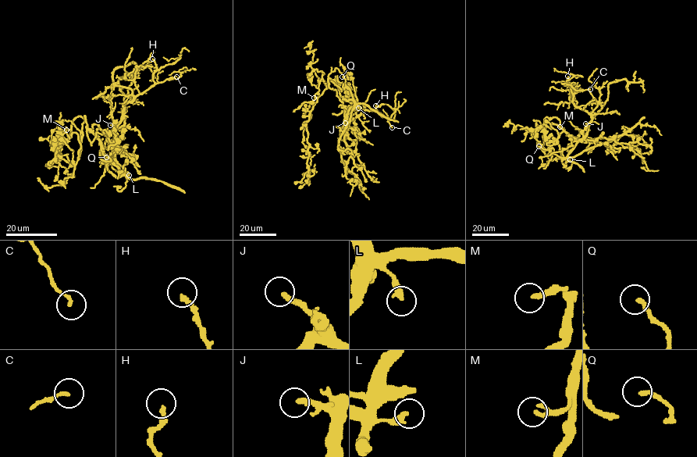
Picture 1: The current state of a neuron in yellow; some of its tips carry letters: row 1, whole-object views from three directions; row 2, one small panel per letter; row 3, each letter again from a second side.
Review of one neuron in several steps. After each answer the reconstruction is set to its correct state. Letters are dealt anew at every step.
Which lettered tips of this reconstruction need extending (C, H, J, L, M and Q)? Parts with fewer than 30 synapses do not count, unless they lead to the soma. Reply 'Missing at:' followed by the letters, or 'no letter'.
Missing at: J, M, Q

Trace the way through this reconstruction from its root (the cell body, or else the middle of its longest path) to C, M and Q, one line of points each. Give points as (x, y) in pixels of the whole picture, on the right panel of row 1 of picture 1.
C: (552, 123), (556, 124), (573, 137), (581, 139), (587, 133), (592, 117), (574, 104), (573, 95), (590, 89)
M: (552, 123), (551, 128), (548, 127), (545, 119), (556, 117), (560, 126)
Q: (552, 123), (551, 128), (544, 124), (541, 126), (545, 131), (545, 141), (551, 148), (545, 149), (538, 146)

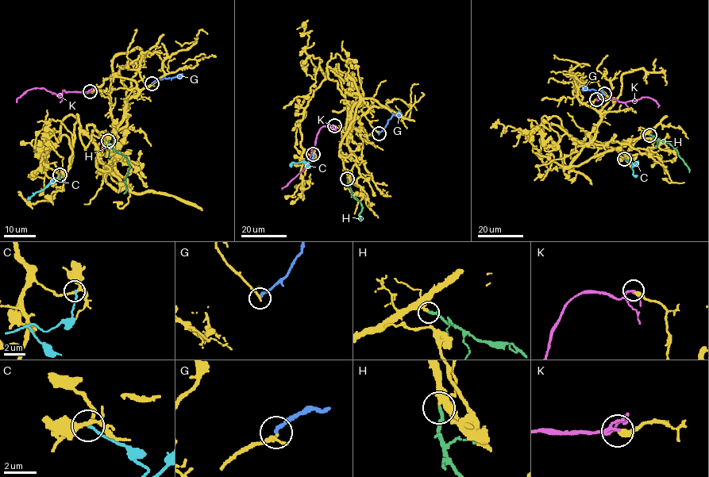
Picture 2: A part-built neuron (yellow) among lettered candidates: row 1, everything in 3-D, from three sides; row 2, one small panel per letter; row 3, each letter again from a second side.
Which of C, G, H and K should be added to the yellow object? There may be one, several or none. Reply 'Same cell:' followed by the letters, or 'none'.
Same cell: H, K

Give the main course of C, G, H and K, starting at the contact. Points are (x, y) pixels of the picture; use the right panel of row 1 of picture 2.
C: (624, 159), (633, 165), (633, 174), (637, 175)
G: (604, 94), (594, 89), (585, 90), (586, 86)
H: (649, 135), (667, 141), (678, 152), (689, 172)
K: (596, 99), (614, 98), (626, 102), (649, 97), (656, 101), (657, 107)

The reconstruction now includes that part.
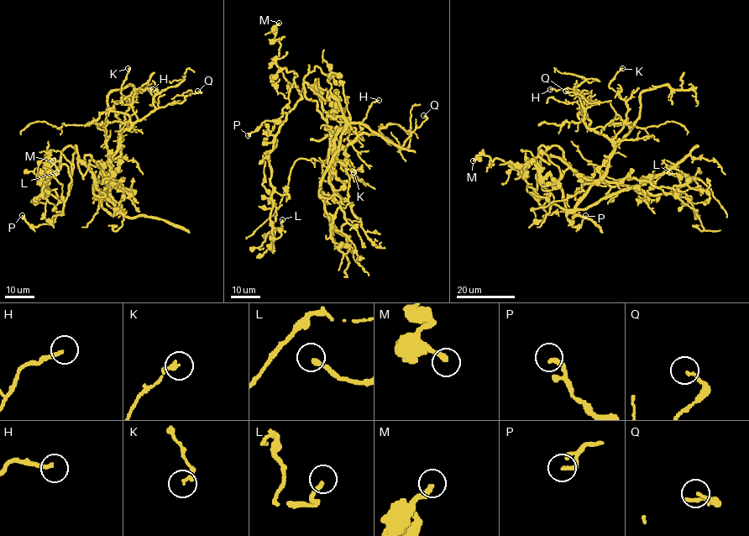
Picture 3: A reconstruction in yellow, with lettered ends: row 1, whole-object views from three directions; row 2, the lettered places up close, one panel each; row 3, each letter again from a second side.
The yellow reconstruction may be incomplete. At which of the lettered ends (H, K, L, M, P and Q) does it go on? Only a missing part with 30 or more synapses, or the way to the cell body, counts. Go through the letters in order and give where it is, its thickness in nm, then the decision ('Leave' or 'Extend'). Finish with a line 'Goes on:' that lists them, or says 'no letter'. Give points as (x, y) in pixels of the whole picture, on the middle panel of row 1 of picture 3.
H: Place: (379, 100). Thickness 190 nm. Leave
K: Place: (353, 172). Thickness 180 nm. Leave
L: Place: (282, 219). Thickness 200 nm. Leave
M: Place: (279, 23). Thickness 260 nm. Leave
P: Place: (248, 135). Thickness 240 nm. Leave
Q: Place: (423, 115). Thickness 150 nm. Leave
Goes on: no letter

